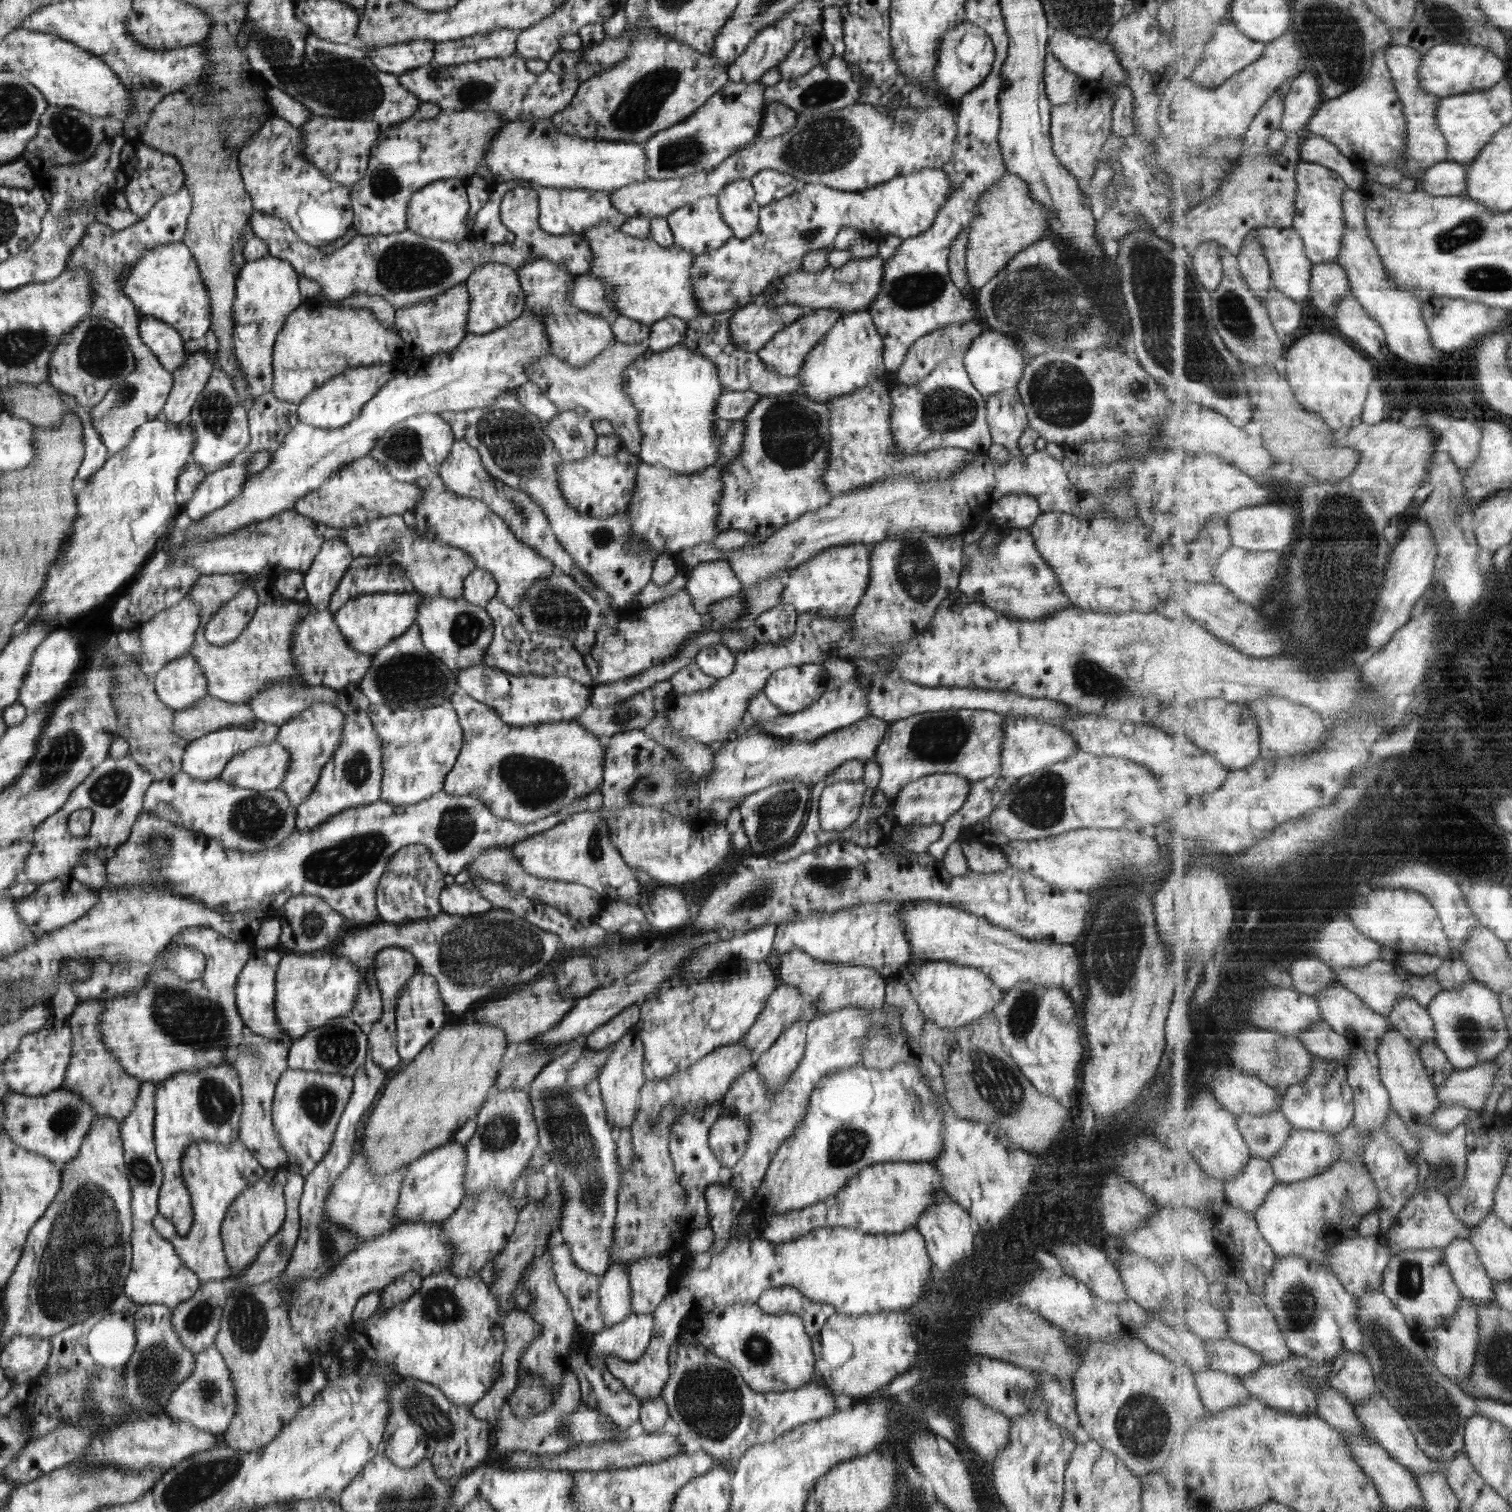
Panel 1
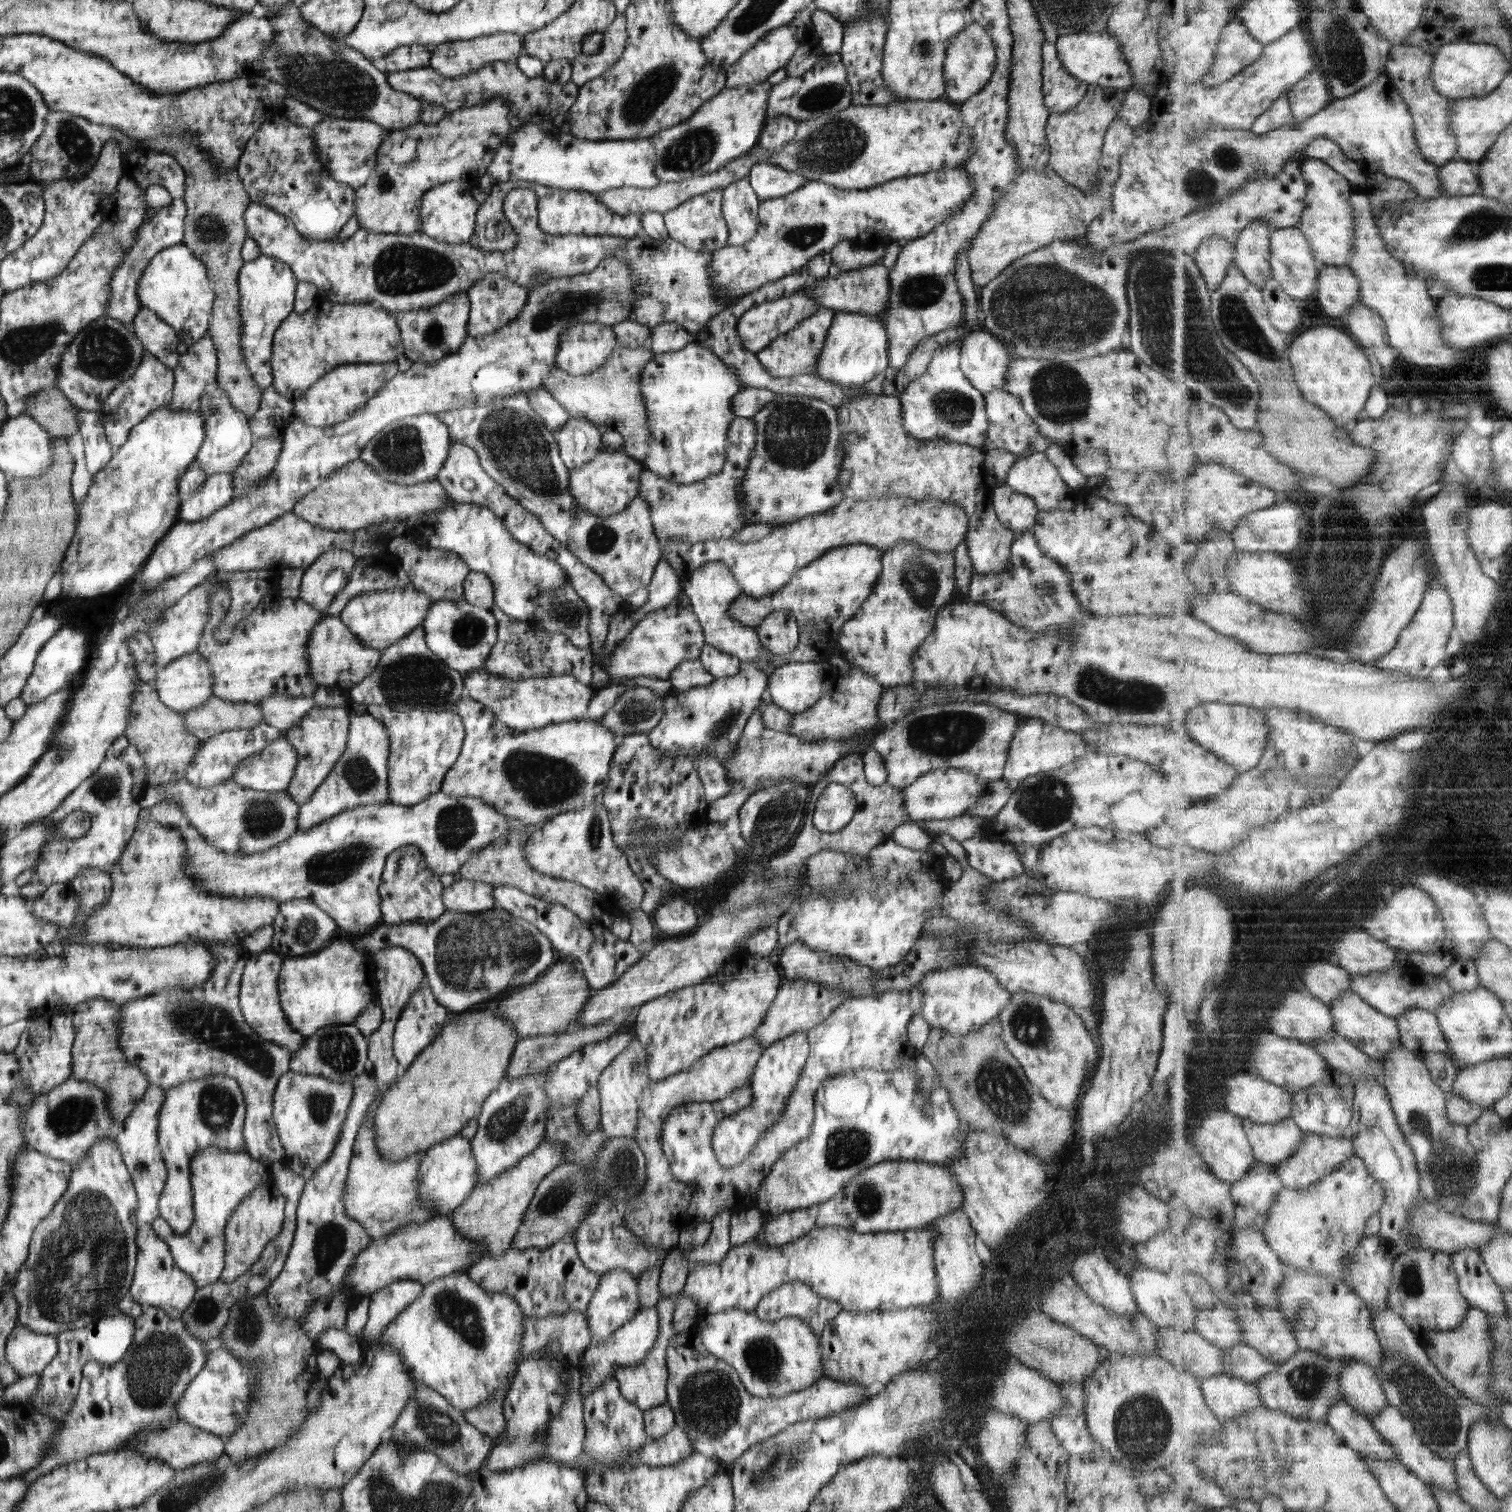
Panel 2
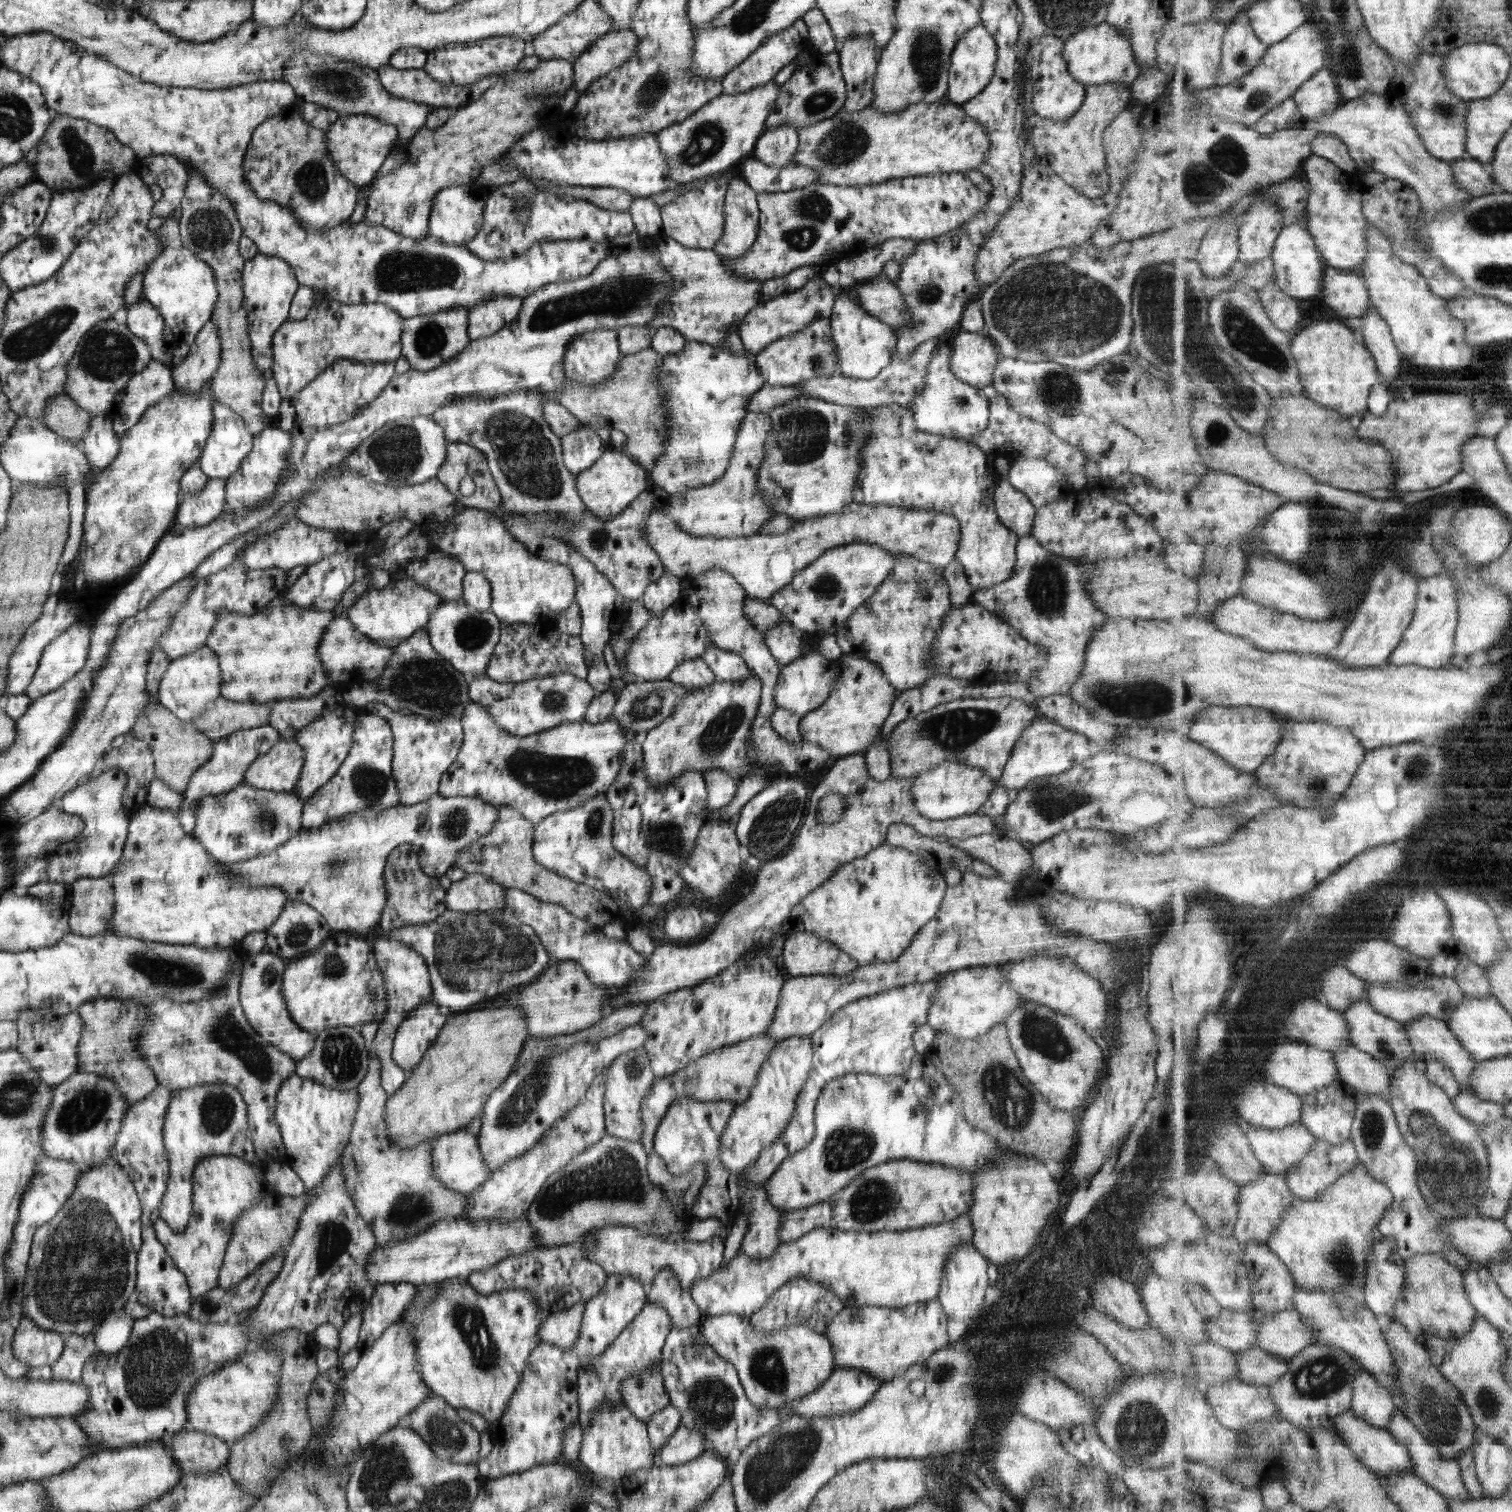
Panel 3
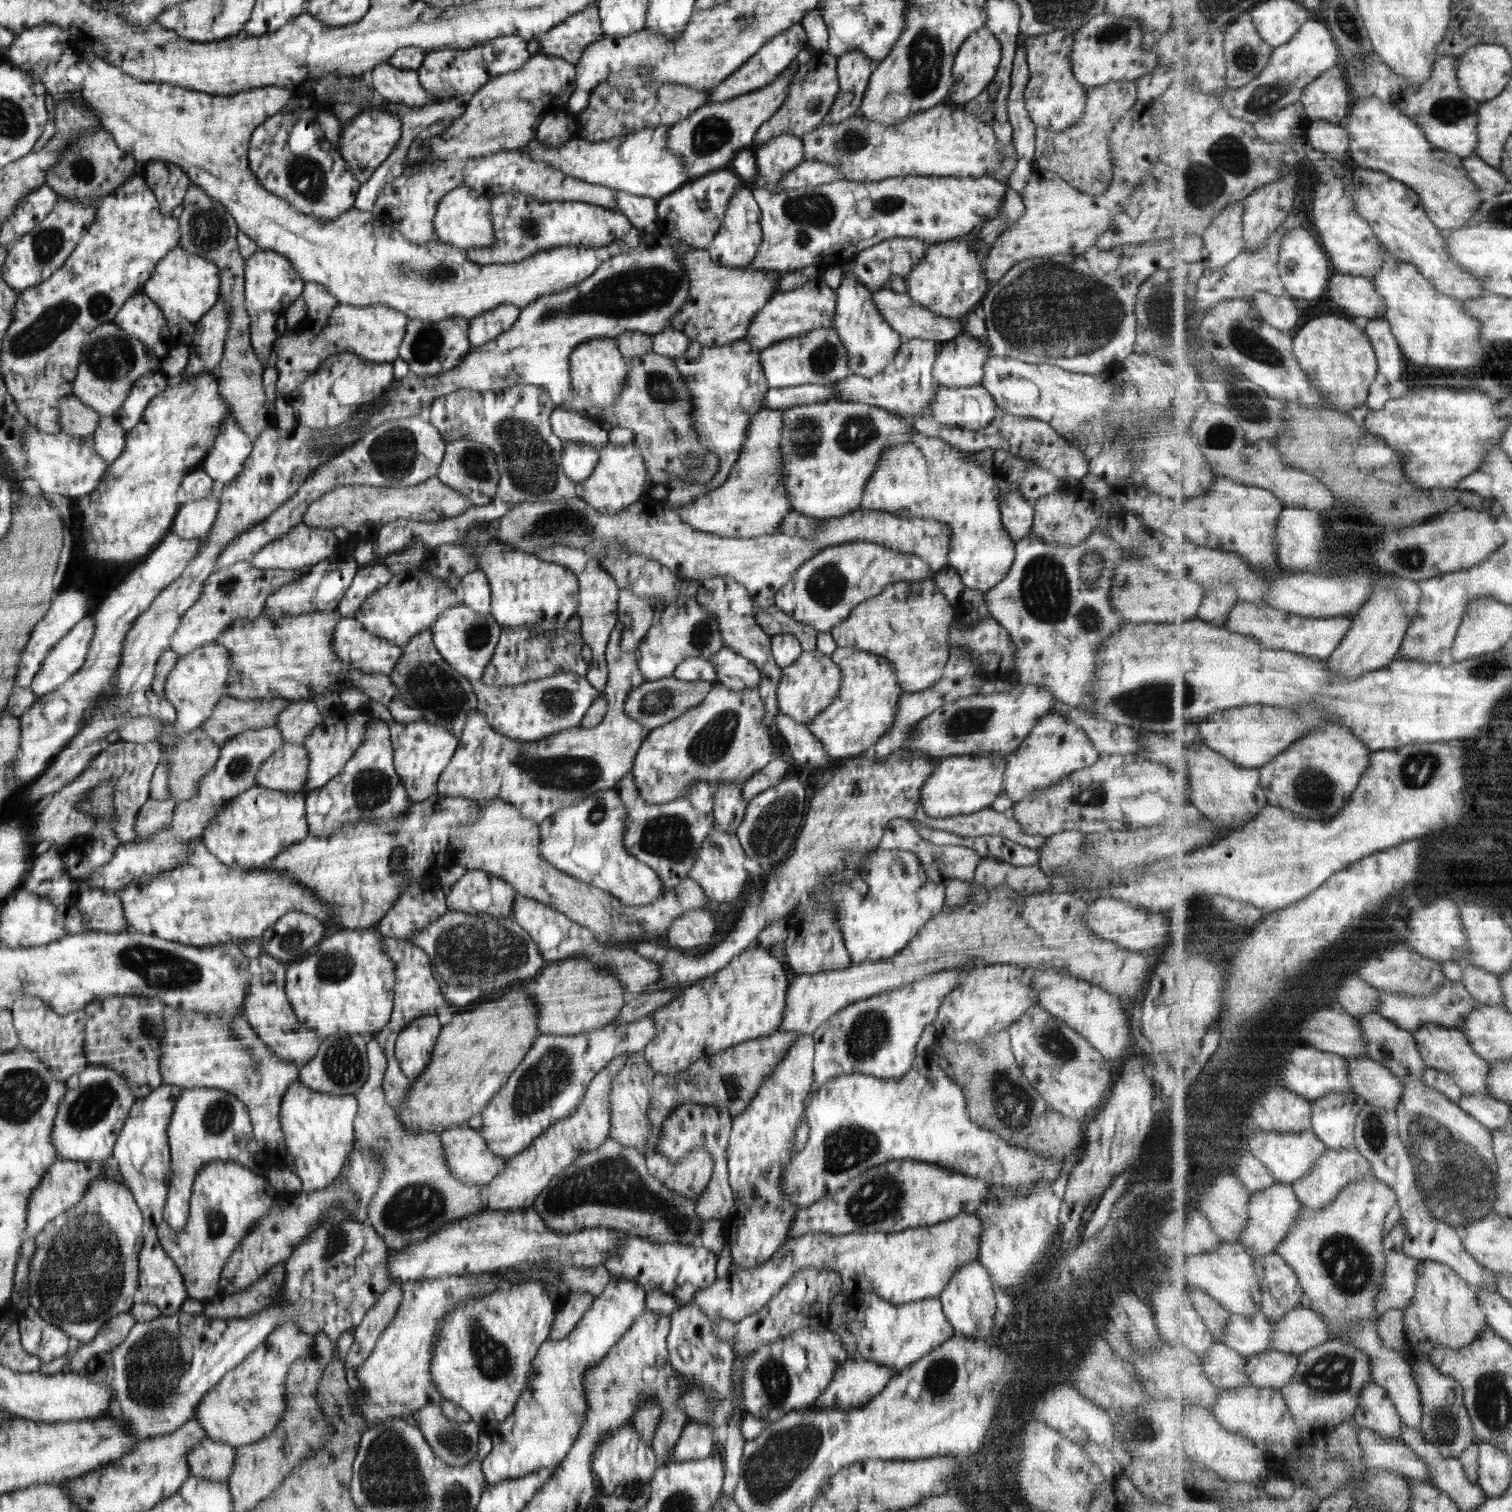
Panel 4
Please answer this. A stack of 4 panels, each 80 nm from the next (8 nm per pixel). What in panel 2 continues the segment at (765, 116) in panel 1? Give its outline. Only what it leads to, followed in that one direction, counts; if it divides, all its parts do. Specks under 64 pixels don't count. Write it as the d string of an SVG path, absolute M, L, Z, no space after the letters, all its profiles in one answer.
M776 116L766 119L762 131L759 133L757 145L763 151L777 151L794 137L797 125L796 121L788 116Z

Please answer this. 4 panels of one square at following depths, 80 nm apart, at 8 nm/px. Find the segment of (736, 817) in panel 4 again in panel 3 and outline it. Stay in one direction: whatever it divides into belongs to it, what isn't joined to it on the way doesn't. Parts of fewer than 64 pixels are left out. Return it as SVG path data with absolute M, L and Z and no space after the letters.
M710 768L702 774L707 791L707 804L711 810L726 806L735 794L736 780L720 768Z

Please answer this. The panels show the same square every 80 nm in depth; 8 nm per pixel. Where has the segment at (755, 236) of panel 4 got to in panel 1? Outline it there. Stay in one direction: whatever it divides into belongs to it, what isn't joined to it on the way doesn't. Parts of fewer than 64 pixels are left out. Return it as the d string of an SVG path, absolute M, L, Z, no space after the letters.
M739 179L730 182L719 189L716 194L718 211L723 222L732 230L732 237L743 240L747 238L758 223L758 204L754 201L754 190L749 179Z

